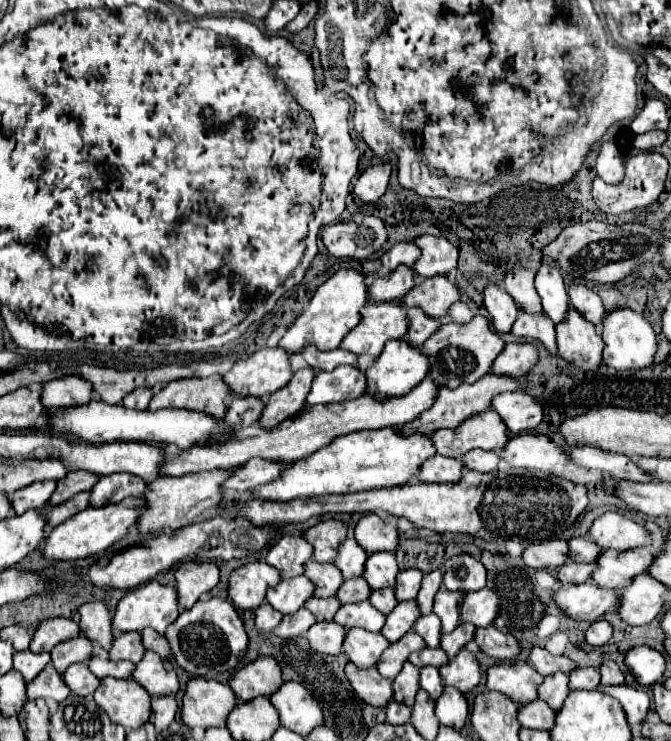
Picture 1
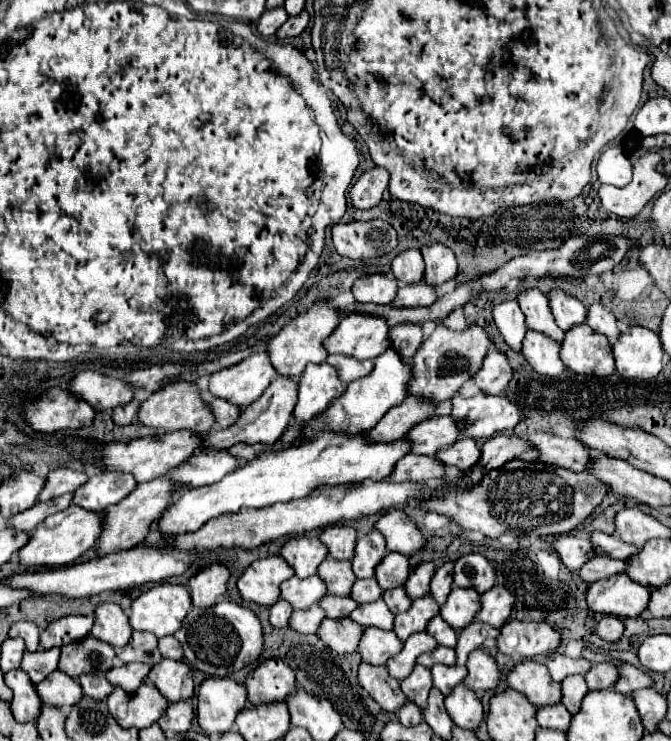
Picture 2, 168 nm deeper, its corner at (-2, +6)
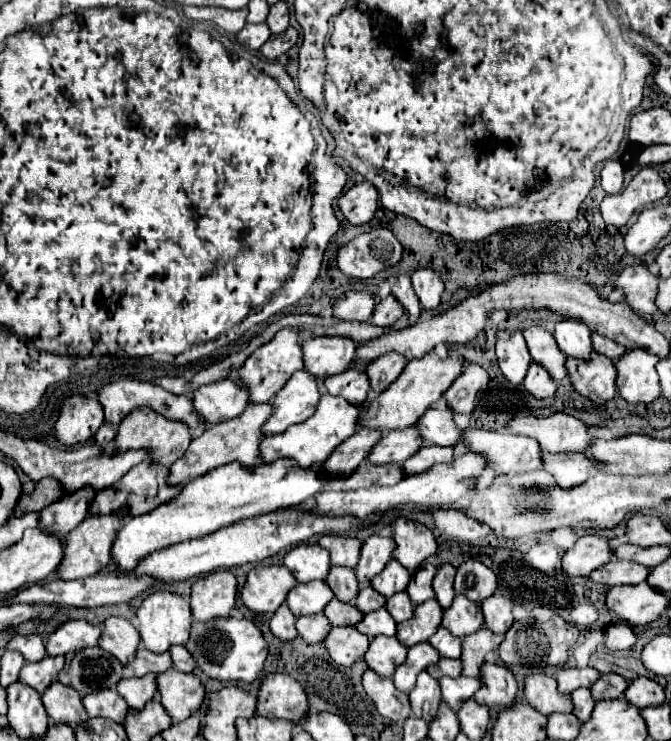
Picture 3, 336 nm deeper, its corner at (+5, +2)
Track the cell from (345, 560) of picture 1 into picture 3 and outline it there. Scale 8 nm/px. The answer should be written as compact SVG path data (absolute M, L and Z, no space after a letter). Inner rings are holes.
M371 535L363 543L361 559L359 559L359 565L355 567L355 573L361 585L371 581L375 575L379 575L385 569L385 565L393 557L393 549L395 549L395 541L381 535Z

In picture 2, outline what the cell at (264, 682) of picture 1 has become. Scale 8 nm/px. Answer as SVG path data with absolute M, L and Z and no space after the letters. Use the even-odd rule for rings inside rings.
M278 657L264 659L254 671L248 673L244 685L252 705L284 701L294 689L294 671Z

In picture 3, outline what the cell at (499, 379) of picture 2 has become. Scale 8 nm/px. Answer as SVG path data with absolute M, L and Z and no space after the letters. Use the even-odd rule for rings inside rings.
M467 365L443 393L445 405L453 409L453 413L471 413L477 405L477 395L487 387L487 381L489 375L483 367Z

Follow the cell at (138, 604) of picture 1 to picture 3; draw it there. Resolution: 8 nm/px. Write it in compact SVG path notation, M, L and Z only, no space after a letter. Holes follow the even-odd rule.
M155 591L145 597L137 611L139 619L139 633L141 633L141 643L145 649L153 653L167 653L171 645L181 645L189 639L191 631L191 607L189 601L177 593L169 591Z

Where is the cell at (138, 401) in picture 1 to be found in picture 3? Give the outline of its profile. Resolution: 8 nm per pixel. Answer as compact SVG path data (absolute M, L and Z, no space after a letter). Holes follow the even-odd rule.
M103 425L103 429L99 429L99 433L95 433L95 445L101 449L107 449L107 445L115 439L115 429Z

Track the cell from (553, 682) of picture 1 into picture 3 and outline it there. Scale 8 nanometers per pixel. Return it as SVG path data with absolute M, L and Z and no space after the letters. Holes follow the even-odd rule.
M577 689L575 693L571 693L571 697L573 697L573 713L579 717L579 721L581 723L585 723L585 721L589 721L591 719L591 713L593 713L593 707L595 707L595 699L593 699L593 695L591 695L591 691L589 689Z

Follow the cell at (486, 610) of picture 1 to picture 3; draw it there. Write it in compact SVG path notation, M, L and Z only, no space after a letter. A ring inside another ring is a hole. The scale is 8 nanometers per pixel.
M495 593L487 601L481 603L483 615L485 615L485 627L491 629L493 633L507 633L509 627L513 625L513 603L503 597L501 593Z

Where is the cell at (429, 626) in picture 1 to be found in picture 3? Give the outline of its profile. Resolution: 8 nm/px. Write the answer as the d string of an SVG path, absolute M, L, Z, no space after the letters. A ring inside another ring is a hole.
M439 627L437 633L429 639L429 643L441 653L441 657L453 657L459 659L461 657L461 639L451 635L445 627Z

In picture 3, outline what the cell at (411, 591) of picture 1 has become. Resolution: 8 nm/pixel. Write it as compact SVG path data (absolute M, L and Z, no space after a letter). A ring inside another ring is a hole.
M423 563L417 569L417 573L411 579L411 585L407 587L407 593L413 601L413 605L419 605L419 603L435 597L435 591L431 587L431 581L433 581L435 573L437 573L437 567L433 563Z

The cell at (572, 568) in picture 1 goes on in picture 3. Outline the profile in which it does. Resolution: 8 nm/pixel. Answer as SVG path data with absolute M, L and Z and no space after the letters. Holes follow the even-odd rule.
M609 561L607 565L595 569L595 573L589 575L593 583L615 587L615 585L637 585L643 583L651 573L651 567L645 567L641 563L633 561Z

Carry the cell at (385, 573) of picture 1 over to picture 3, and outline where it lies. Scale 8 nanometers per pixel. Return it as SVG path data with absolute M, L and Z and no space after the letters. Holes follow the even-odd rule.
M391 559L387 563L387 569L383 569L383 573L379 573L377 577L371 579L371 585L381 595L391 597L399 591L405 591L409 581L411 581L411 573L407 569L403 569L403 565L399 565L399 561Z

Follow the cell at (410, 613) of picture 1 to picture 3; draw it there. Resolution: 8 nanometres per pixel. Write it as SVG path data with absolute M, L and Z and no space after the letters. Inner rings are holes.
M429 599L423 605L415 607L415 617L411 617L411 621L403 621L397 625L397 637L407 647L429 641L429 637L439 629L441 619L441 605L437 603L437 599Z

